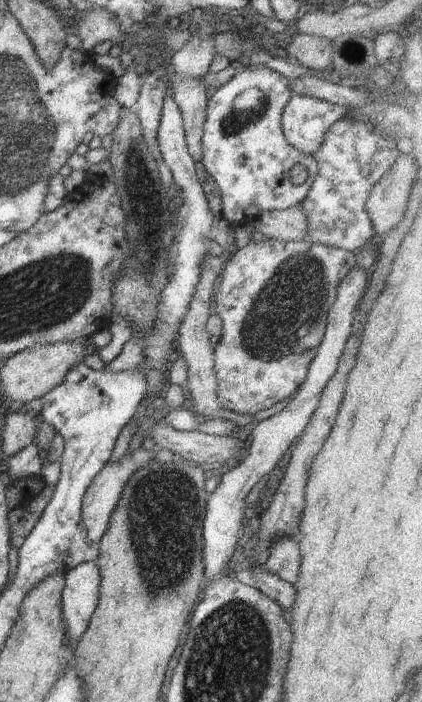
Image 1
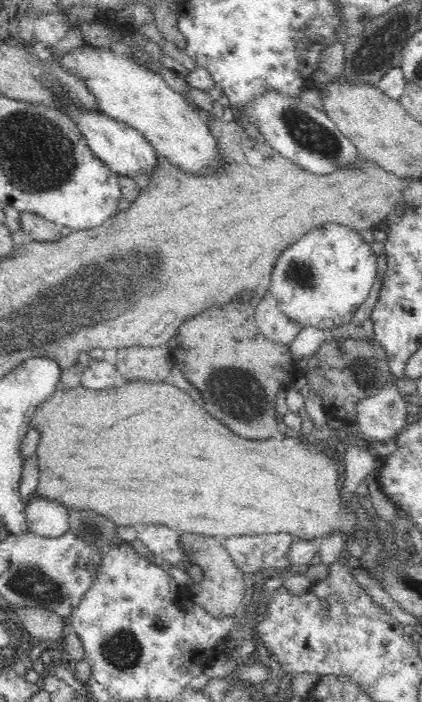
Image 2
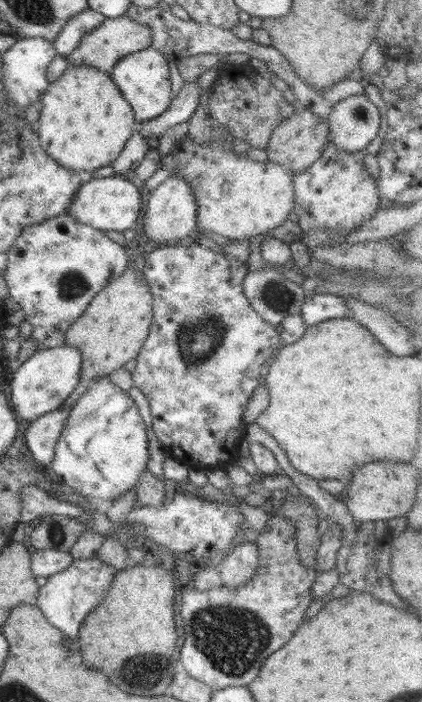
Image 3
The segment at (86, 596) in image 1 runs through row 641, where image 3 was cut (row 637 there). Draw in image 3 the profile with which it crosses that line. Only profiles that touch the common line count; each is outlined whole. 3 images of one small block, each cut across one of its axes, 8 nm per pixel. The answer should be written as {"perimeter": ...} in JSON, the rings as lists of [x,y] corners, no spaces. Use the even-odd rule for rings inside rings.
{"perimeter":[[[96,556],[88,559],[73,559],[67,570],[54,574],[39,587],[36,605],[47,621],[72,639],[77,639],[84,619],[104,600],[104,593],[112,582],[116,570],[102,564]]]}

